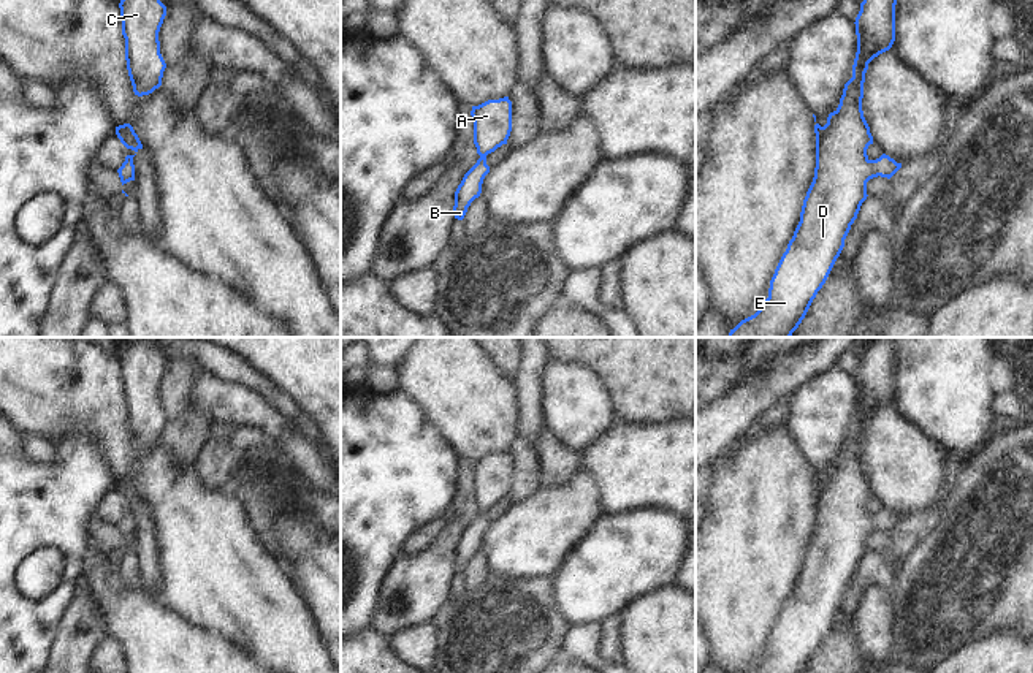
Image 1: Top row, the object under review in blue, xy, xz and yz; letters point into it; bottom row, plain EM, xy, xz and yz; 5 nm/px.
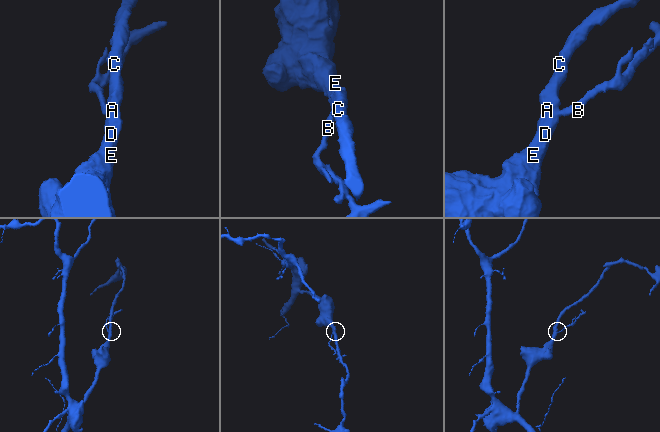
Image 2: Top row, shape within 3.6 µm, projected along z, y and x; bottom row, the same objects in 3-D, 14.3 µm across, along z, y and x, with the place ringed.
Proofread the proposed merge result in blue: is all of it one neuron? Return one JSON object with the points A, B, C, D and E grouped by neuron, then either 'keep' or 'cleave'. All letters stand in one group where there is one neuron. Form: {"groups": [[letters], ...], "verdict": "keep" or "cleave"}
{"groups": [["A", "B", "C", "D", "E"]], "verdict": "keep"}

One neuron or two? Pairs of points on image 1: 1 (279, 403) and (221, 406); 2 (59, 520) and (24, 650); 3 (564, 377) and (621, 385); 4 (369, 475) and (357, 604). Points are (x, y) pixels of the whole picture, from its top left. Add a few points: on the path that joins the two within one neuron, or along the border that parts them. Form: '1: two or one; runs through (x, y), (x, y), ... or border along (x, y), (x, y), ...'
1: two; border along (233, 385), (252, 390), (295, 426)
2: one; runs through (70, 551), (70, 581), (67, 589), (40, 618)
3: two; border along (569, 361), (585, 365), (596, 376), (615, 417)
4: one; runs through (369, 507), (371, 526), (365, 532), (365, 572)

